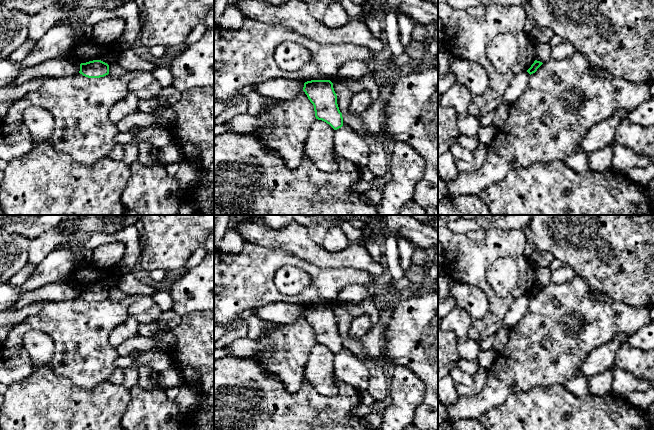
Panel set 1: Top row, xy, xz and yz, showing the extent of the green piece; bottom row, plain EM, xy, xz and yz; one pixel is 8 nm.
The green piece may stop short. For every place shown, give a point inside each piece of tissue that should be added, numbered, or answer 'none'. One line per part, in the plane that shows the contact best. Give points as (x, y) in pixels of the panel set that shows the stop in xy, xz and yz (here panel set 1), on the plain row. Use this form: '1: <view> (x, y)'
1: xy (65, 290)

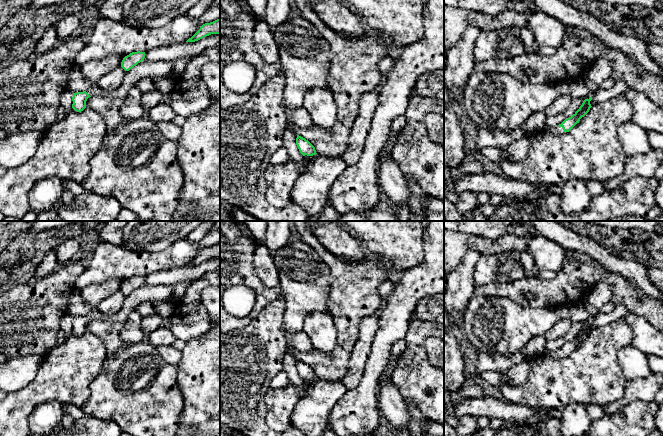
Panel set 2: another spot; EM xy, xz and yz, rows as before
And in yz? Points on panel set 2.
1: yz (556, 354)

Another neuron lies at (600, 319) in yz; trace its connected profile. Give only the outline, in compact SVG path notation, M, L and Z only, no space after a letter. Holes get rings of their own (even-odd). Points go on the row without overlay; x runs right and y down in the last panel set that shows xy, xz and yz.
M618 304L615 306L615 309L610 313L599 312L591 317L589 317L585 322L582 322L582 327L585 323L589 323L590 321L592 324L590 325L591 330L606 326L611 322L617 321L618 319L622 318L626 313L627 309L623 304Z

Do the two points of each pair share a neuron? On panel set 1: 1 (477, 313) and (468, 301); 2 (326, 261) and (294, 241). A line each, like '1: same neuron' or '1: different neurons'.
1: same neuron
2: same neuron

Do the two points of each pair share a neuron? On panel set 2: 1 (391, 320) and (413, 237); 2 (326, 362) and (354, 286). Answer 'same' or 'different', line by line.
1: different
2: same

